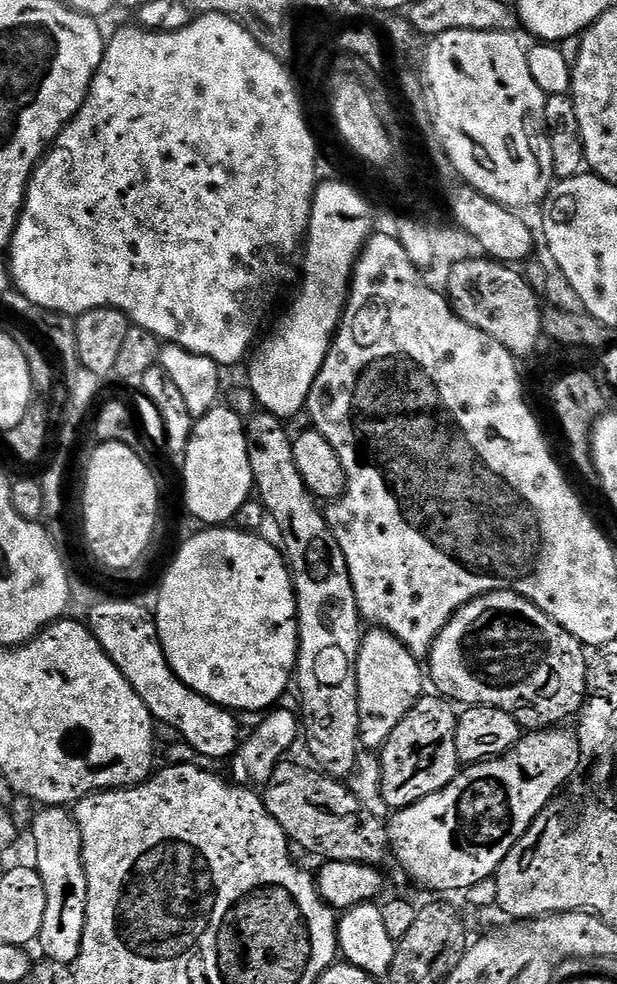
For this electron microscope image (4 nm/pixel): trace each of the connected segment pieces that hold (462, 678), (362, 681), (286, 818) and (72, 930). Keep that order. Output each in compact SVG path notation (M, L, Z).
M487 592L459 608L446 622L426 657L426 672L431 687L433 684L441 697L457 705L497 708L513 716L525 729L543 730L563 725L584 707L590 667L584 652L585 645L574 634L558 626L526 598L513 592Z
M372 626L363 633L360 642L356 685L361 745L365 749L379 750L388 741L390 734L394 734L398 722L402 722L402 718L406 718L420 697L425 695L426 672L418 657L410 654L410 650L406 650L406 646L402 646L394 634Z
M281 762L272 768L272 776L262 788L262 799L266 810L282 826L289 841L297 849L305 848L312 856L321 856L321 861L337 860L338 862L354 862L355 864L383 865L384 859L390 856L390 828L371 812L369 805L360 800L352 792L347 783L335 776L327 776L315 767L303 768L300 764Z
M44 806L32 820L32 844L36 847L34 867L46 890L46 915L38 945L53 965L75 965L82 950L82 934L86 930L86 870L82 858L82 834L76 817L67 807Z

